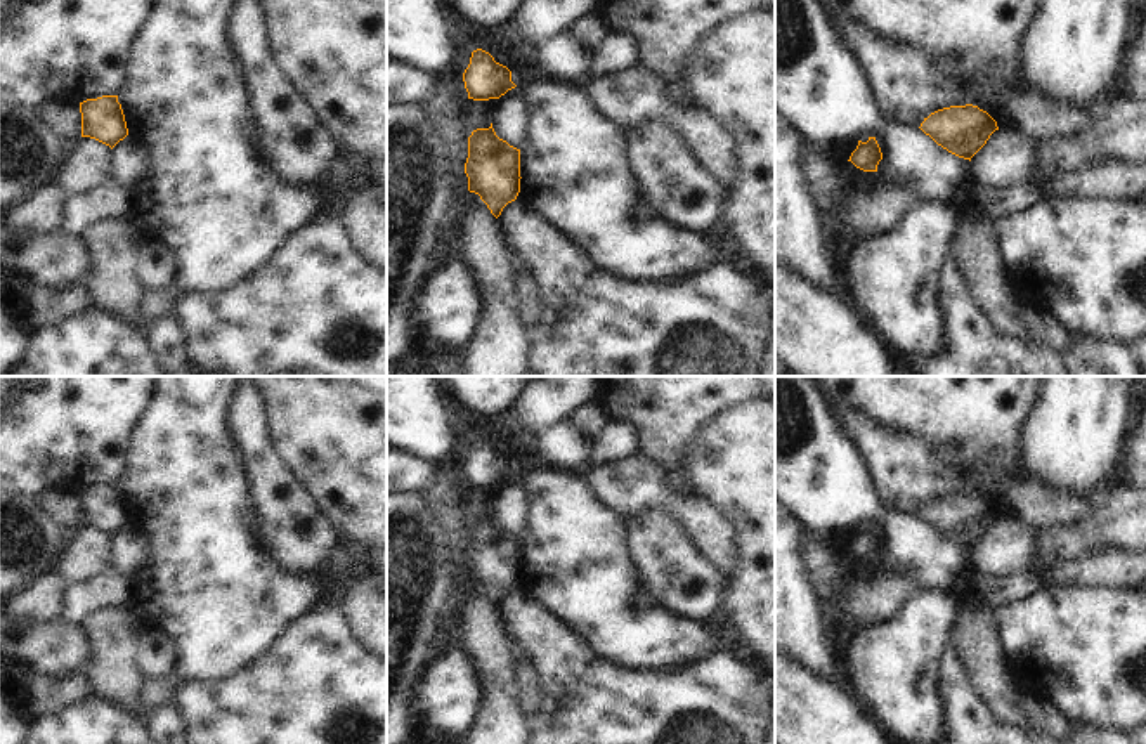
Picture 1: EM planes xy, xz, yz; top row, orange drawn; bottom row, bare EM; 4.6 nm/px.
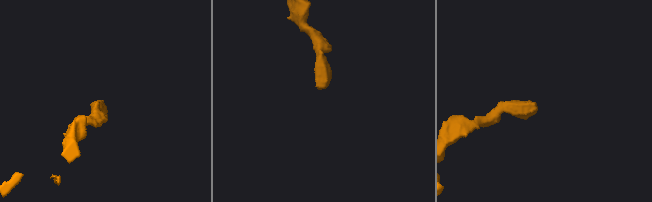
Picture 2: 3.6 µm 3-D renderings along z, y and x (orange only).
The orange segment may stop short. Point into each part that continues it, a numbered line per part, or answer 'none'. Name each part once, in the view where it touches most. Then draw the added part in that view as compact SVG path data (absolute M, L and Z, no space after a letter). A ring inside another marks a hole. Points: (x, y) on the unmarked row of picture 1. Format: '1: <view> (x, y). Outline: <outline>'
none

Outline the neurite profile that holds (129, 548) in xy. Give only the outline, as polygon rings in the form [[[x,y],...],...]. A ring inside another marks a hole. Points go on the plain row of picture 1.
[[[127,524],[111,538],[111,567],[132,578],[146,564],[147,538]]]

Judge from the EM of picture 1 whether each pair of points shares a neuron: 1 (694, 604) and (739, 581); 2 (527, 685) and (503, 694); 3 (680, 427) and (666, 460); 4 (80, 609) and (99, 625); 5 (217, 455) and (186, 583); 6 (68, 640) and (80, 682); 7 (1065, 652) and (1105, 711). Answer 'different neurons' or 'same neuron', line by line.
1: different neurons
2: different neurons
3: same neuron
4: different neurons
5: same neuron
6: different neurons
7: same neuron

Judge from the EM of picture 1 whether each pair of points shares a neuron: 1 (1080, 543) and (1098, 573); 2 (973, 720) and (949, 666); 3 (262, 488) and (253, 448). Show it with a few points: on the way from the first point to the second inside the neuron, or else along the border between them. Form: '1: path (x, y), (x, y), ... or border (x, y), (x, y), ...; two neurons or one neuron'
1: border (1126, 548), (1101, 547), (1048, 567); two neurons
2: path (961, 706), (954, 691), (954, 680); one neuron
3: path (262, 477), (262, 458); one neuron

